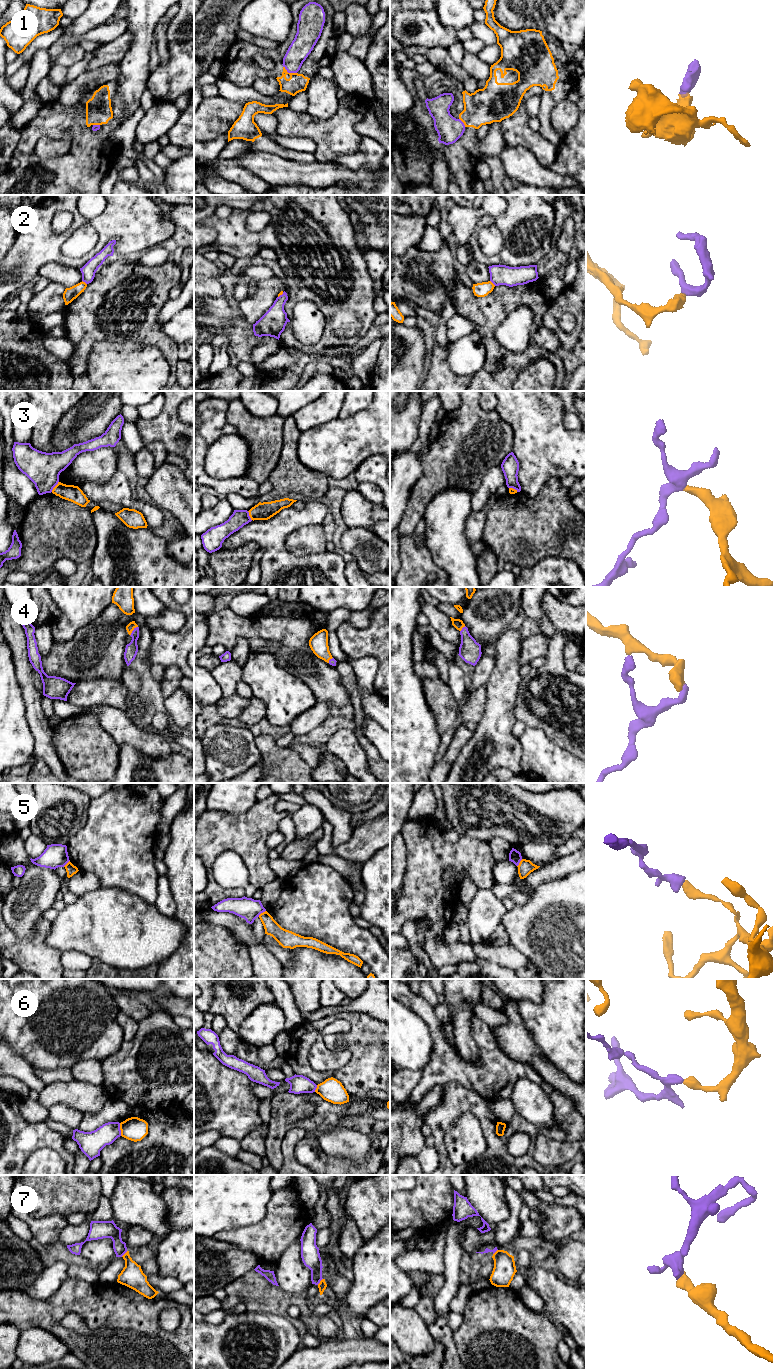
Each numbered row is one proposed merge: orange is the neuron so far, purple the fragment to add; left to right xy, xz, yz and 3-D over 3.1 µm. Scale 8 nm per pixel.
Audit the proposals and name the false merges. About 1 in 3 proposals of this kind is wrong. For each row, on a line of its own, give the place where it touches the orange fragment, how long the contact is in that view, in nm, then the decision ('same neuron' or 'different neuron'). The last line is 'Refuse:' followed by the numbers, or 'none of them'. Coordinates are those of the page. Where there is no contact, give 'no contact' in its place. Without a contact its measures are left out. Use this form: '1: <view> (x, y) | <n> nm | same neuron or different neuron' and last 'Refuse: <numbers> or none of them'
1: xz (289, 73) | 130 nm | different neuron
2: yz (492, 283) | 60 nm | different neuron
3: xy (55, 486) | 110 nm | different neuron
4: xy (132, 630) | 100 nm | same neuron
5: xz (261, 913) | 80 nm | different neuron
6: xy (120, 1129) | 110 nm | different neuron
7: xz (320, 1281) | 70 nm | same neuron
Refuse: 1, 2, 3, 5, 6

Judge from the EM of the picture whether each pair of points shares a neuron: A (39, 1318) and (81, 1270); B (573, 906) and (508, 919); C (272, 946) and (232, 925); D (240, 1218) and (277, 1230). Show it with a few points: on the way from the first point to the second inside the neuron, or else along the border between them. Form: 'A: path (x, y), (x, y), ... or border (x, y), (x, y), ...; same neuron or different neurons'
A: border (69, 1277), (90, 1283), (97, 1282); different neurons
B: path (557, 919), (524, 919); same neuron
C: border (262, 940), (266, 948), (277, 960); different neurons
D: border (268, 1203), (265, 1215), (259, 1221), (232, 1229); different neurons

